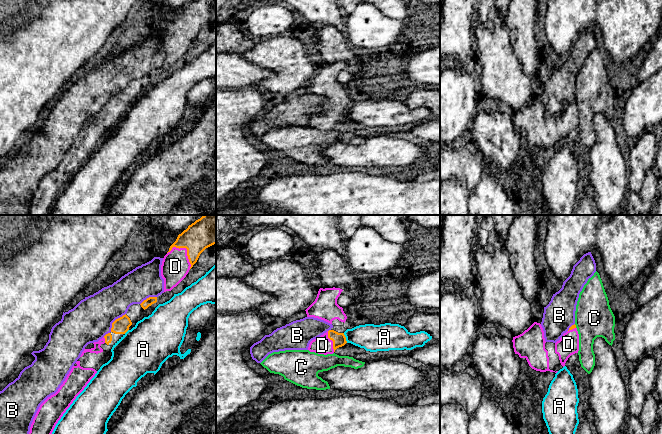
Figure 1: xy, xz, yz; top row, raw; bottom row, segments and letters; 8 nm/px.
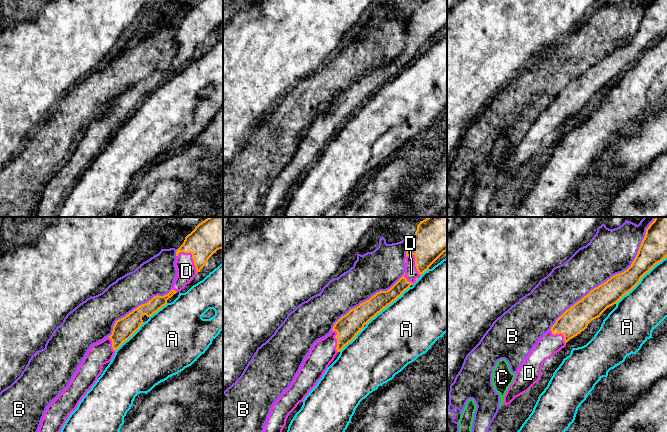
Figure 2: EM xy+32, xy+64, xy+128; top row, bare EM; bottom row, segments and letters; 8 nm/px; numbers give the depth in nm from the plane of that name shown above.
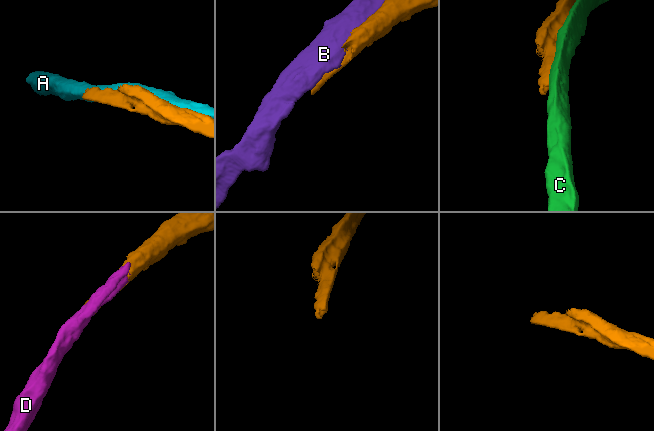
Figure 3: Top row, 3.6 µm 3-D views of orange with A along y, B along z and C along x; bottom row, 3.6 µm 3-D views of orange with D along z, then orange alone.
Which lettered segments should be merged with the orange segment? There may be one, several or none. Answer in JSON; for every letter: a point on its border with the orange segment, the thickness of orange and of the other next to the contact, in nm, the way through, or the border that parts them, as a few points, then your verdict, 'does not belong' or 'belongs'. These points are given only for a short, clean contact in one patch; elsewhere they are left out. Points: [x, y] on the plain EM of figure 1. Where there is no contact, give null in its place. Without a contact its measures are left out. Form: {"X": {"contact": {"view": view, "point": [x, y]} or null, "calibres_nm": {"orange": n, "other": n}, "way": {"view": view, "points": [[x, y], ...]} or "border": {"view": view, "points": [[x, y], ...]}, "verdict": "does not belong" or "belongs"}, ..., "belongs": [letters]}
{"A": {"contact": {"view": "xz", "point": [345, 114]}, "calibres_nm": {"orange": 110, "other": 220}, "verdict": "does not belong"}, "B": {"contact": {"view": "xy", "point": [112, 100]}, "calibres_nm": {"orange": 130, "other": 340}, "verdict": "does not belong"}, "C": {"contact": {"view": "yz", "point": [575, 102]}, "calibres_nm": {"orange": 30, "other": 300}, "verdict": "does not belong"}, "D": {"contact": {"view": "xy", "point": [186, 24]}, "calibres_nm": {"orange": 220, "other": 220}, "verdict": "belongs"}, "belongs": ["D"]}

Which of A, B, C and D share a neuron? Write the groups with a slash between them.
A / B / C / D

